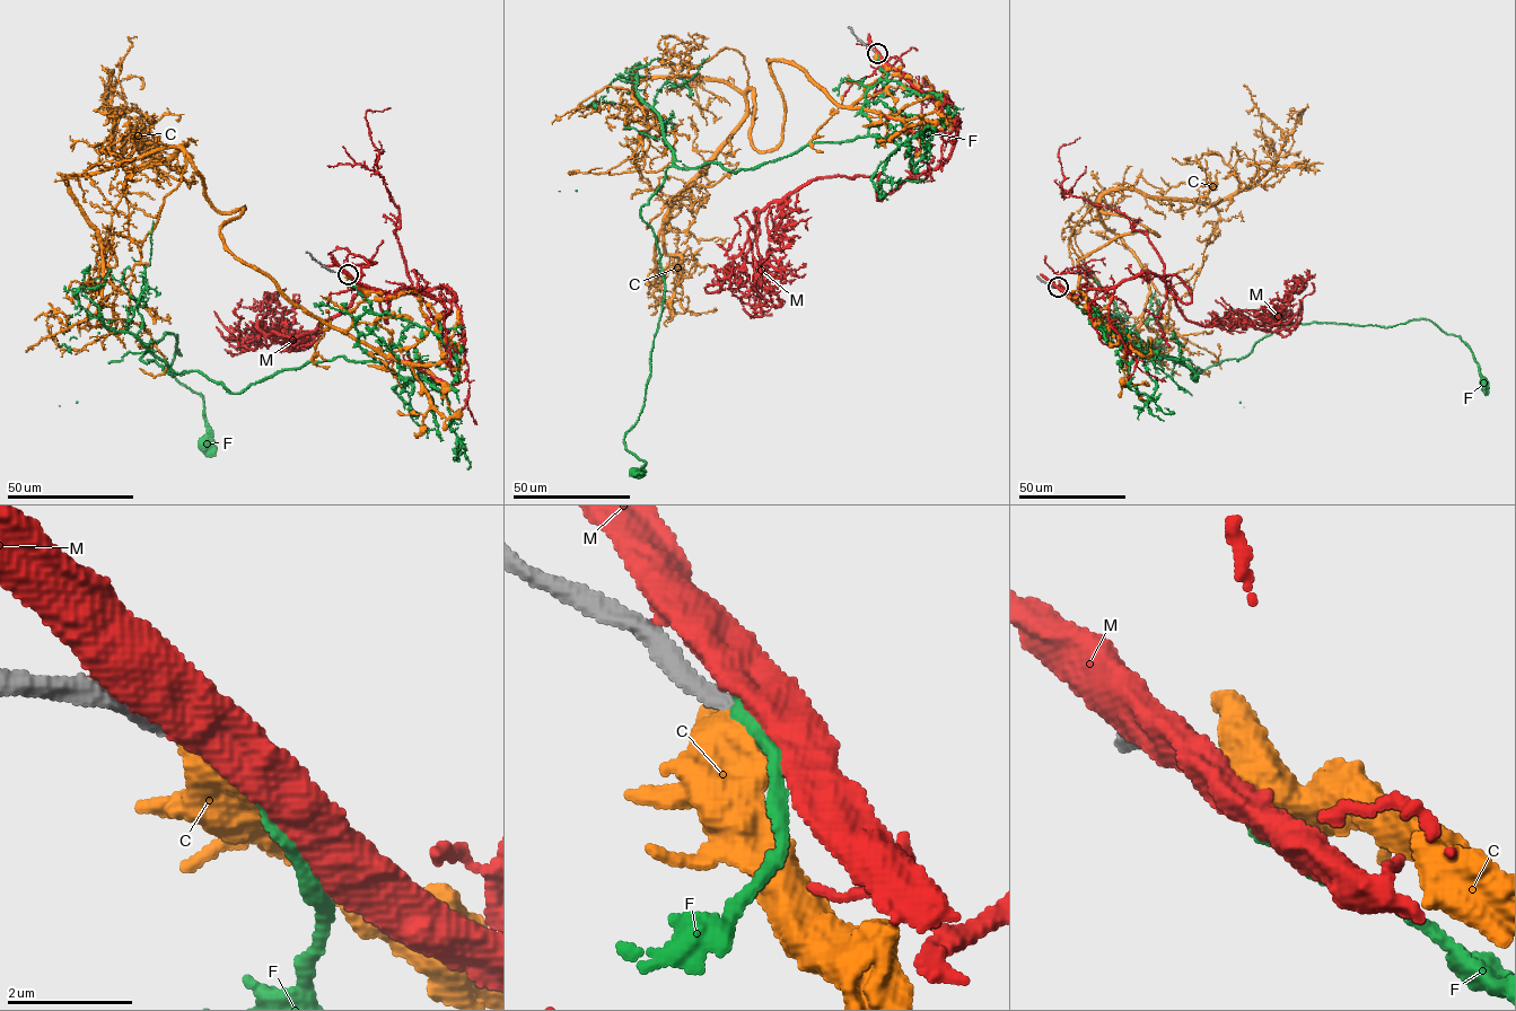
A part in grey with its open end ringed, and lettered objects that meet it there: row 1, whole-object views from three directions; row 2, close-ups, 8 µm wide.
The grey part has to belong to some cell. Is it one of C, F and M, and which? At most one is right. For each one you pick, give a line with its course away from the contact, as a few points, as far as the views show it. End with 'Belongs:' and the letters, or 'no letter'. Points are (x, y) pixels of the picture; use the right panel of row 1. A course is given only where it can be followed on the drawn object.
Belongs: no letter

